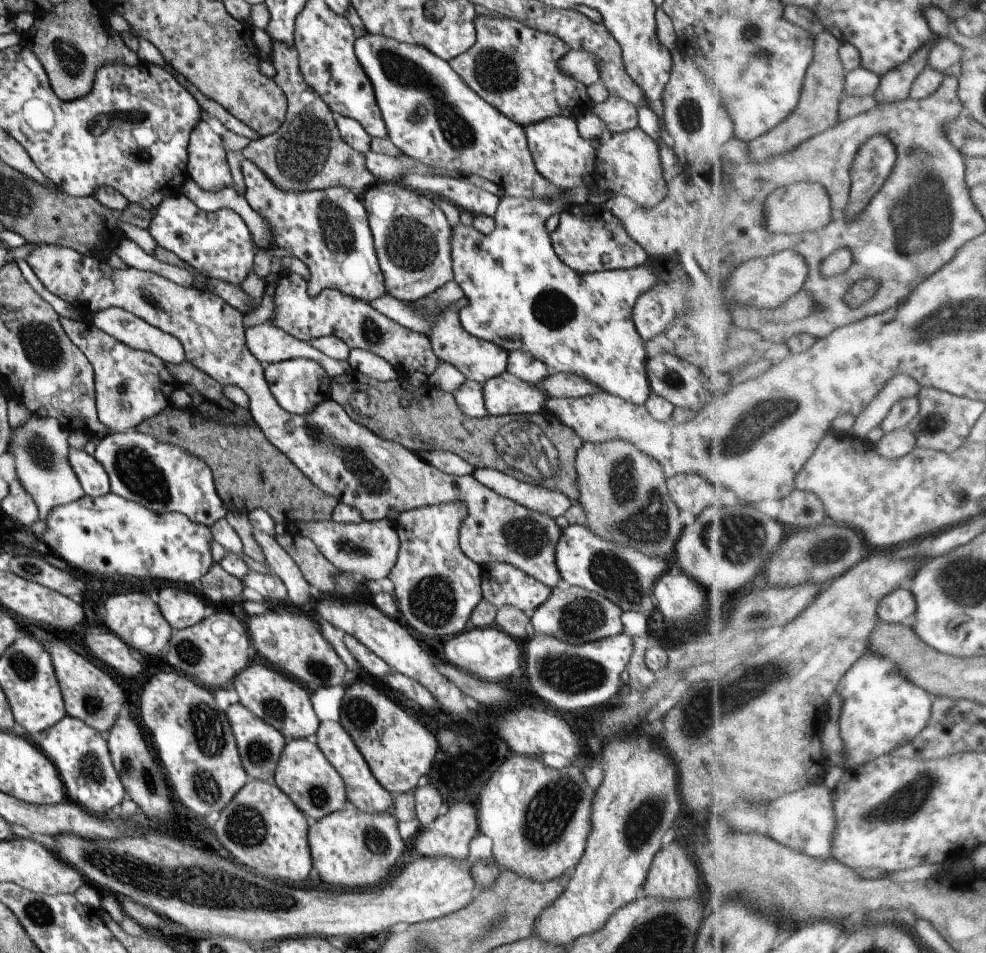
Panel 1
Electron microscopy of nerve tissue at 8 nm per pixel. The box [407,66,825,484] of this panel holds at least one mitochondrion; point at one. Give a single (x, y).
(747, 432)

